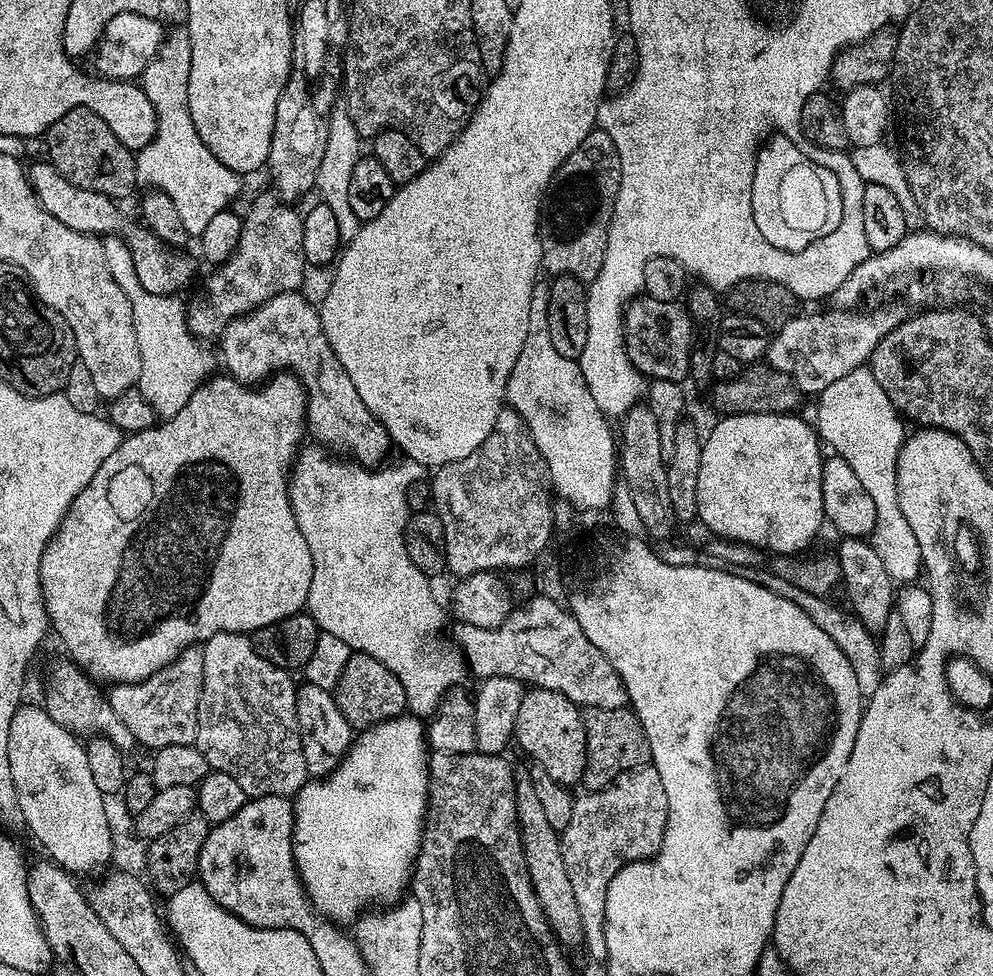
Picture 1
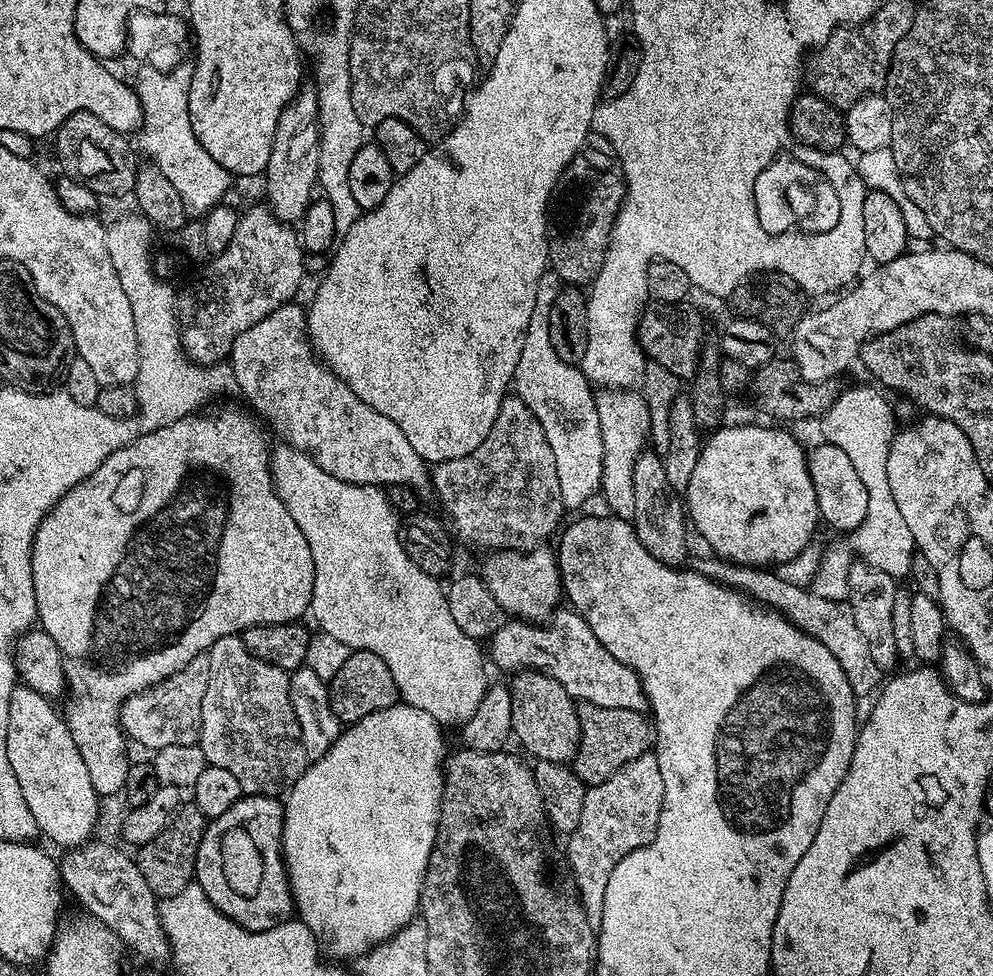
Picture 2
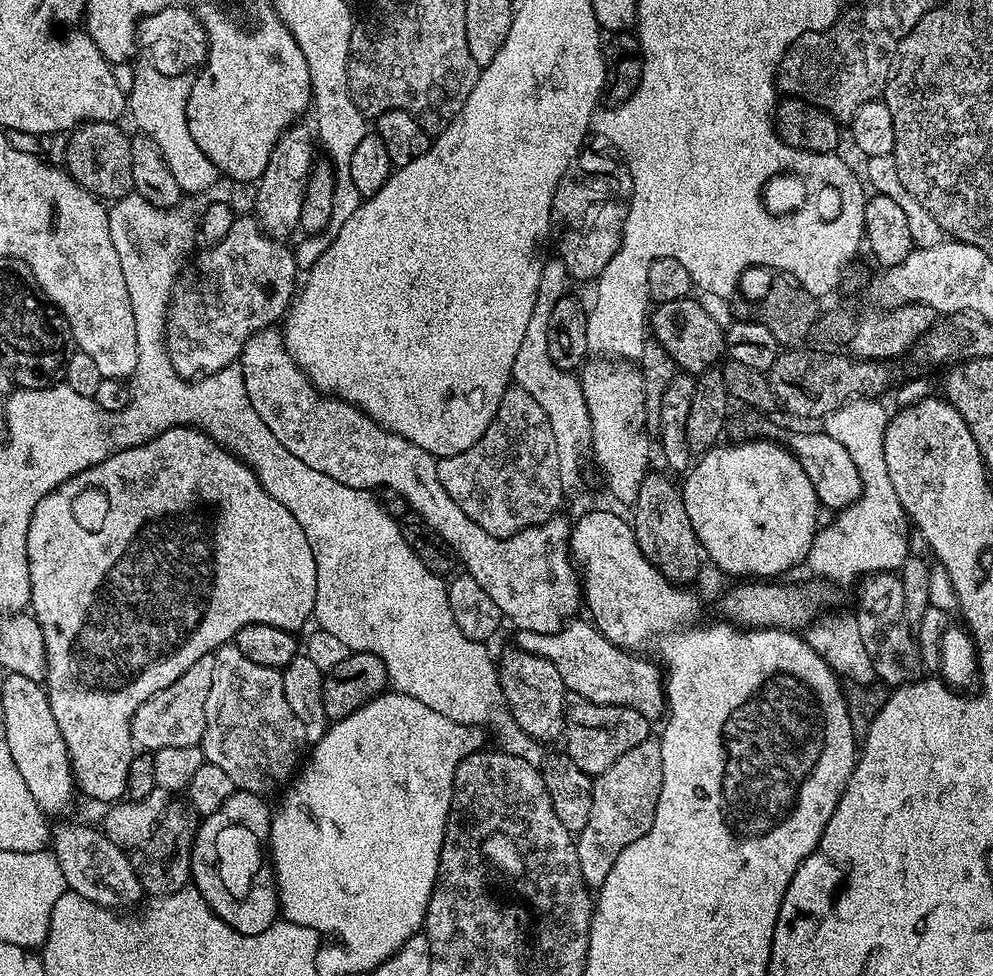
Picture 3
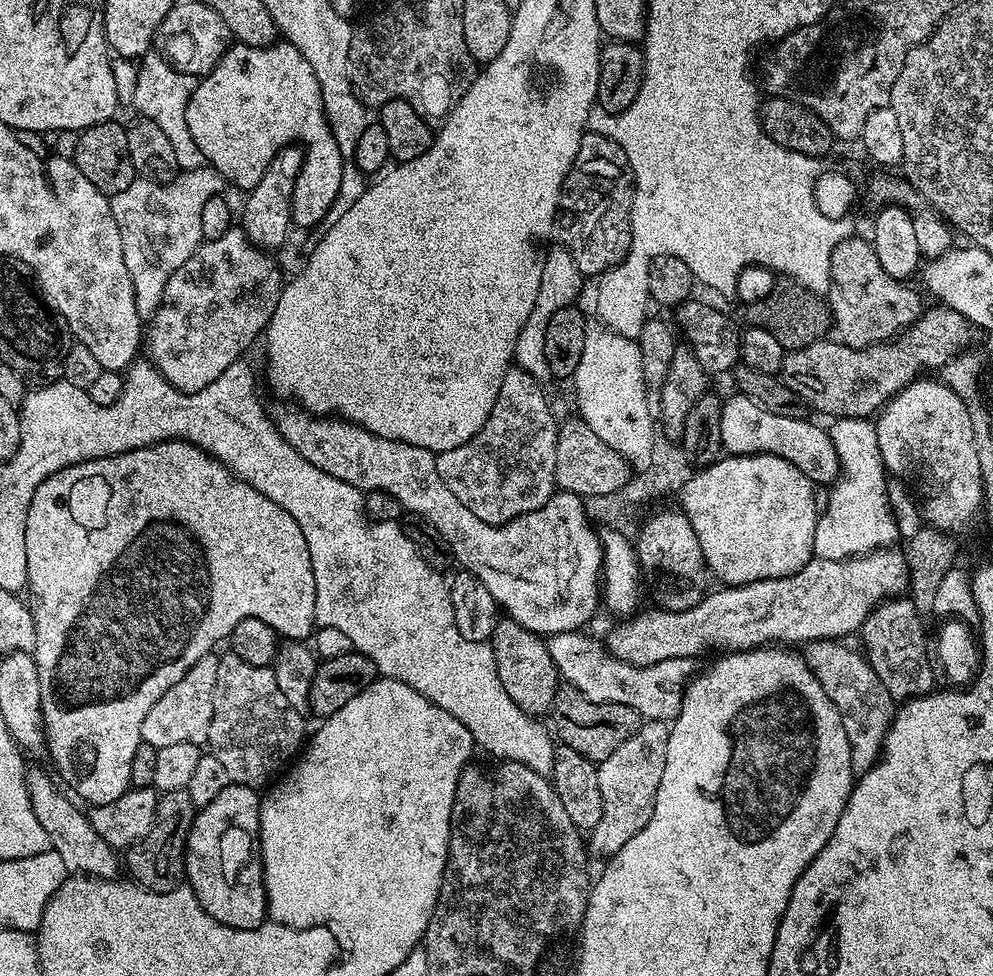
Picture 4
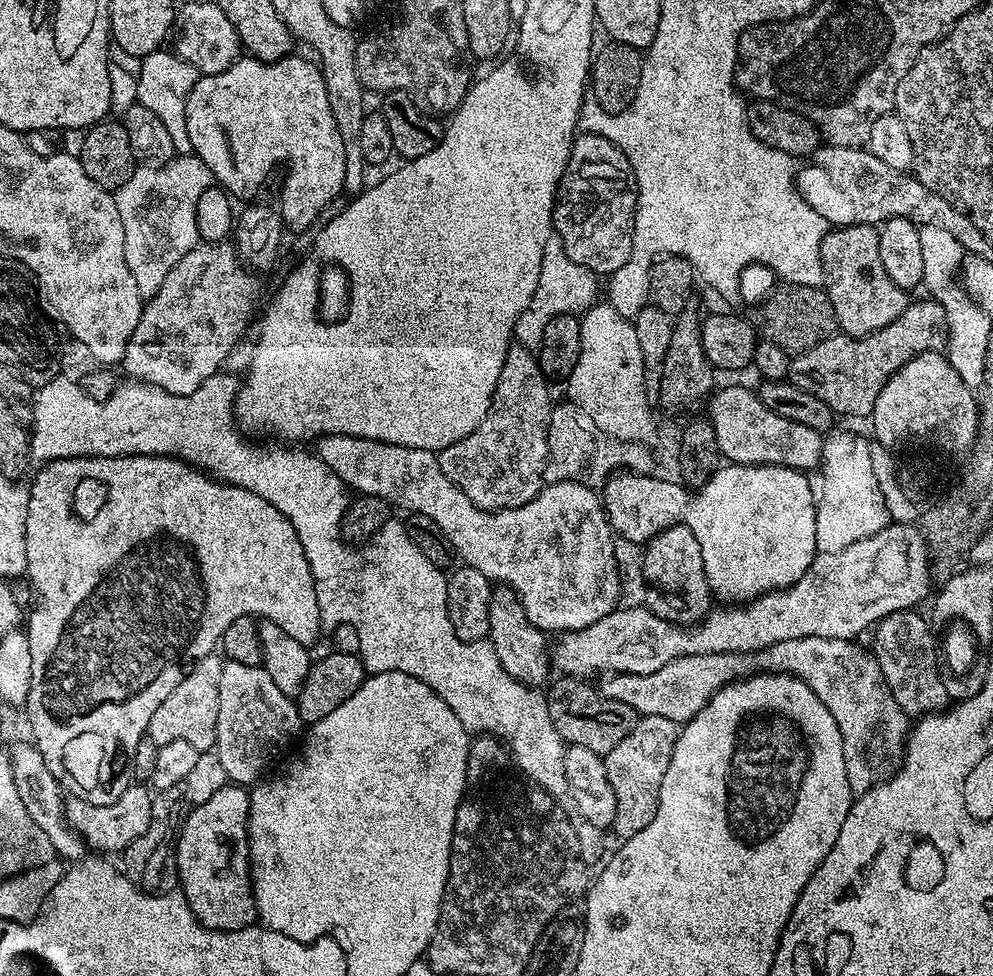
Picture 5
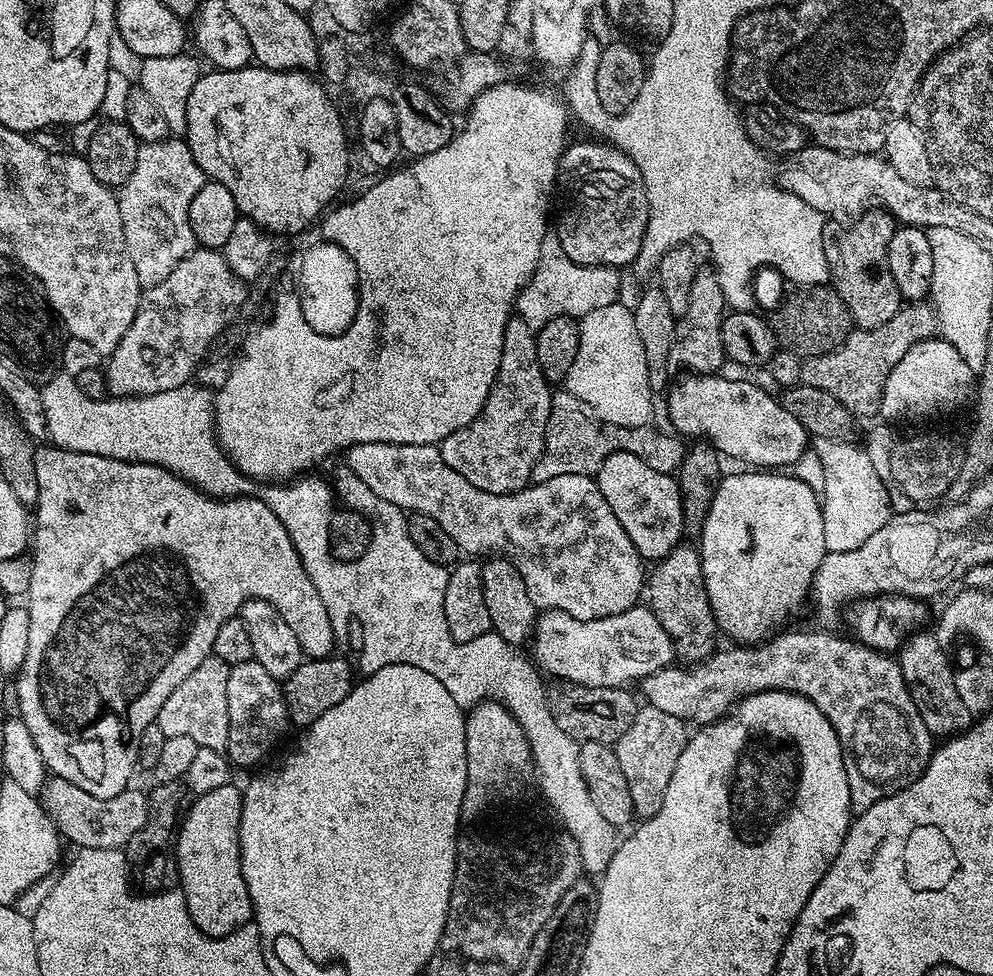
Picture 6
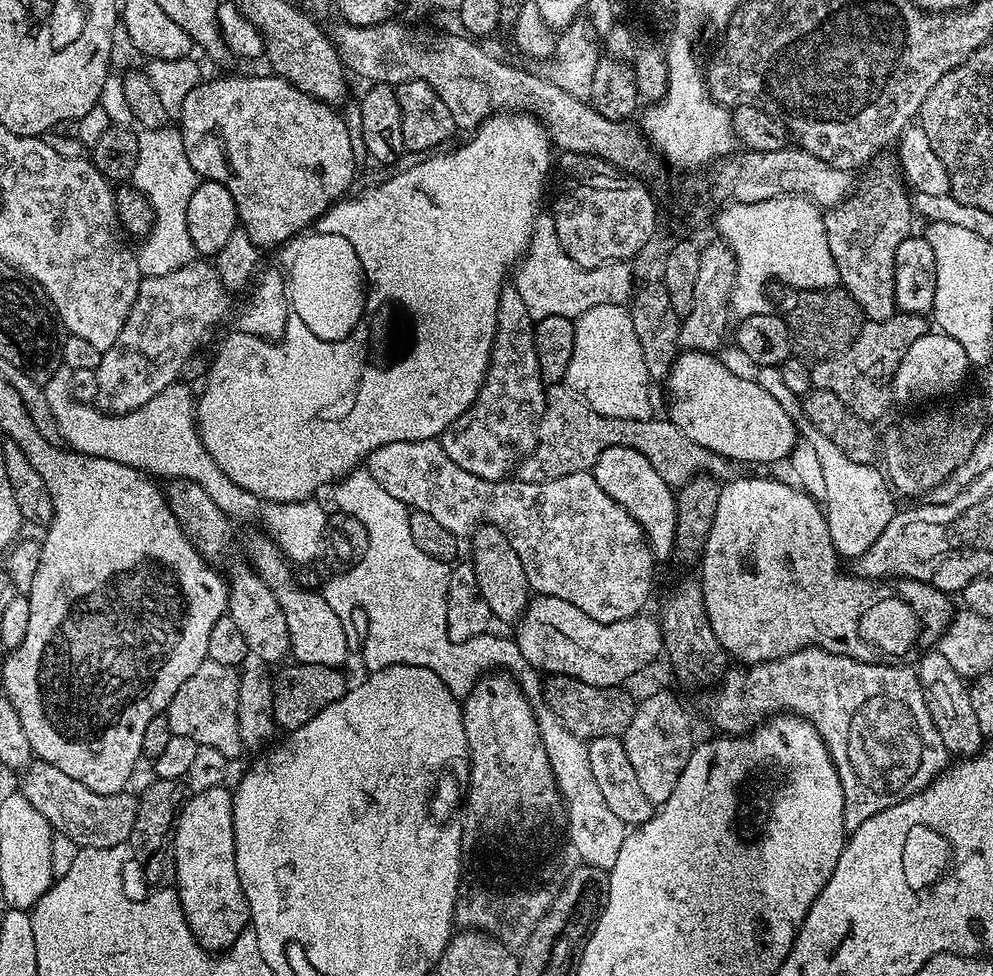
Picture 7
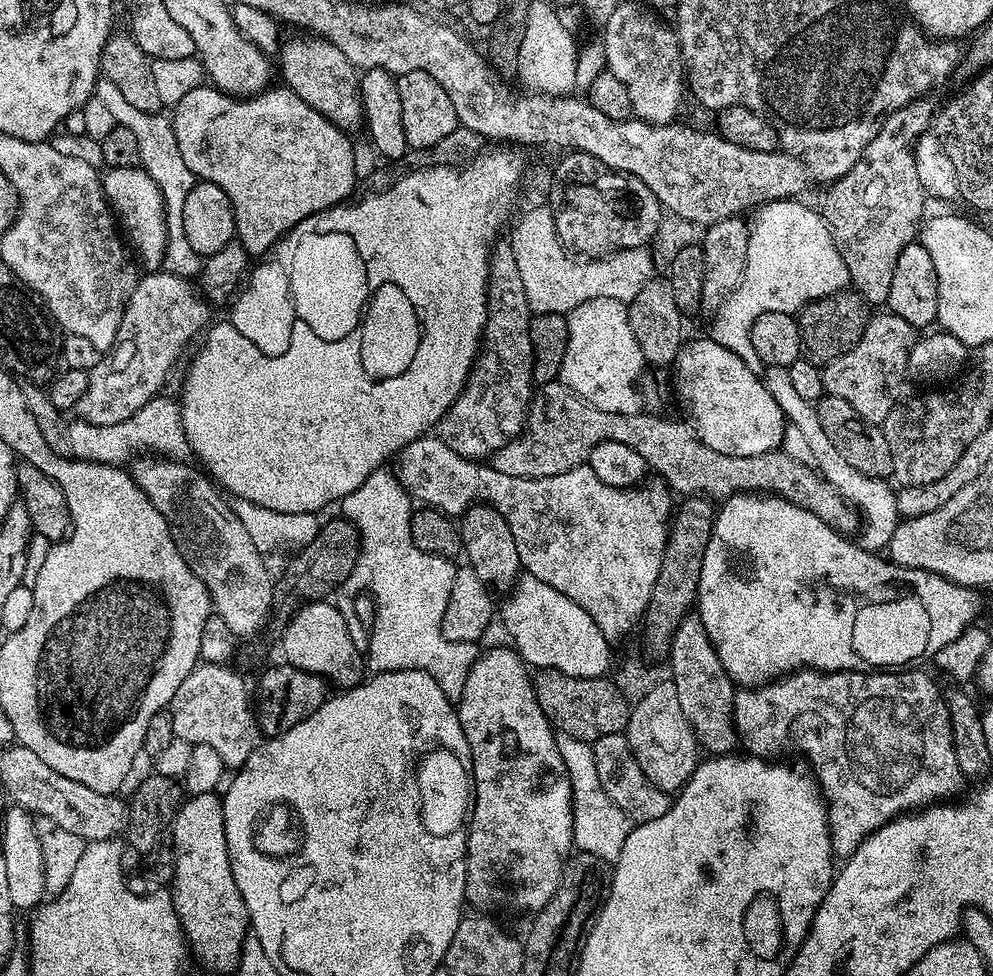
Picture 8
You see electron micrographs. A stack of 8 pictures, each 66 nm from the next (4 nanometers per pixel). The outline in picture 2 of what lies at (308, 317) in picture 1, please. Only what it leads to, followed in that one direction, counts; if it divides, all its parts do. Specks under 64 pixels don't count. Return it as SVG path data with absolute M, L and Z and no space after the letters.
M296 302L283 304L262 318L262 322L254 322L250 330L242 330L242 334L238 334L232 344L232 378L235 387L240 387L241 394L252 403L251 411L259 414L262 420L264 415L263 423L269 429L272 427L283 443L304 452L311 460L318 462L326 474L334 474L334 478L342 482L377 486L404 484L413 488L417 494L429 491L429 465L420 457L418 450L410 446L406 434L402 434L402 430L398 430L390 418L386 418L386 414L378 414L378 410L362 402L362 398L358 398L358 394L354 394L354 390L342 382L342 378L338 378L326 367L308 338L305 309L298 305Z

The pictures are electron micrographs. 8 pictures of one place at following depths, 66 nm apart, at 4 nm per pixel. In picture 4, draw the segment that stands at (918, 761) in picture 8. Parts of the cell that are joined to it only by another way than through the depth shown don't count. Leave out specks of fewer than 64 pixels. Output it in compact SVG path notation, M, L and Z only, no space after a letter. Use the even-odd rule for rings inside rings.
M587 631L560 632L556 636L547 637L546 643L550 650L550 658L554 658L556 670L560 673L563 683L573 684L590 702L602 702L603 704L621 704L630 706L645 721L662 720L671 722L680 712L680 705L689 680L694 675L693 661L689 658L666 658L666 662L654 662L650 666L634 666L630 662L618 659L615 654L609 652L603 643L600 644L592 636L587 636ZM813 640L803 645L802 655L826 694L830 694L830 702L834 702L838 714L842 714L842 726L846 726L846 738L850 738L852 770L859 774L869 772L882 755L884 735L892 725L894 701L867 659L857 649L856 653L840 644L843 643L836 640Z

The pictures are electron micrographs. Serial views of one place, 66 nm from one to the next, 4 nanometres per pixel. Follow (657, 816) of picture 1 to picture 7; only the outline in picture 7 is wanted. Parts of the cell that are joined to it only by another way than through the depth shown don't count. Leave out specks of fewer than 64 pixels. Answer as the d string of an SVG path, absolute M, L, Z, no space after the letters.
M656 692L644 701L641 699L622 739L626 758L630 758L630 766L634 766L642 794L646 794L654 806L664 804L666 798L674 794L674 786L678 786L678 778L694 747L692 724L688 721L683 706L668 692Z

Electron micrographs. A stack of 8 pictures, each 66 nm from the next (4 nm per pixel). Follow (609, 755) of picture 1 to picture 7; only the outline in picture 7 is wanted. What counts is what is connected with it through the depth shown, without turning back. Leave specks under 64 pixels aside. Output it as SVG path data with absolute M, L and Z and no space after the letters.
M548 676L542 684L544 703L550 706L550 710L554 710L554 714L558 714L562 726L570 730L570 734L585 742L607 736L623 737L624 731L634 718L637 705L631 694L623 692L624 690L620 686L590 686L578 678L569 676Z

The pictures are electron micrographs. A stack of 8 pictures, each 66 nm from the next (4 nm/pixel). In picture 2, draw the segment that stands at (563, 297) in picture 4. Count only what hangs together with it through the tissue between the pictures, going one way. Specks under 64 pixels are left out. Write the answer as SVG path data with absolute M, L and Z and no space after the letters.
M551 270L544 272L542 278L538 280L533 313L530 314L530 323L526 326L526 338L522 342L522 354L518 358L512 384L515 395L520 396L522 402L530 406L534 418L538 418L546 434L546 442L550 442L550 450L554 450L554 466L558 466L558 490L562 490L562 502L565 509L572 510L572 508L582 507L592 495L595 497L599 493L604 447L602 446L602 426L598 426L598 406L593 384L584 377L584 372L580 367L562 362L562 358L558 358L554 345L550 342L548 318L561 287L562 281L556 272Z

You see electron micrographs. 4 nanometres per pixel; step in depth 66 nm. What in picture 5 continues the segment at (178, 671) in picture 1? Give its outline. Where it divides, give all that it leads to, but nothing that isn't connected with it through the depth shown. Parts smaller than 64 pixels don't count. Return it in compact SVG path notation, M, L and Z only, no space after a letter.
M213 654L202 658L191 672L174 686L170 698L154 710L154 718L148 723L147 736L158 745L181 740L190 742L198 751L206 752L216 747L218 730L218 684L222 682L222 670L226 661L223 655Z

